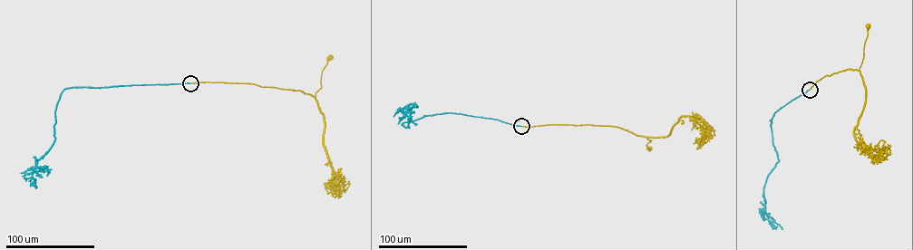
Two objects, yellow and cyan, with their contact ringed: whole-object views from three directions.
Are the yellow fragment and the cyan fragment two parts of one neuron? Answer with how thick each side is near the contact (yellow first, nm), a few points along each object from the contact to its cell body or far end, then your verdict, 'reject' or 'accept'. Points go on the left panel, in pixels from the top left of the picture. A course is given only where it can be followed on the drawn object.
240/240 nm | yellow via (190, 83), (255, 84), (303, 91), (315, 97), (321, 87), (321, 72), (330, 57) | cyan via (190, 83), (66, 88), (55, 110), (53, 144), (37, 162), (33, 174), (36, 188) | accept

